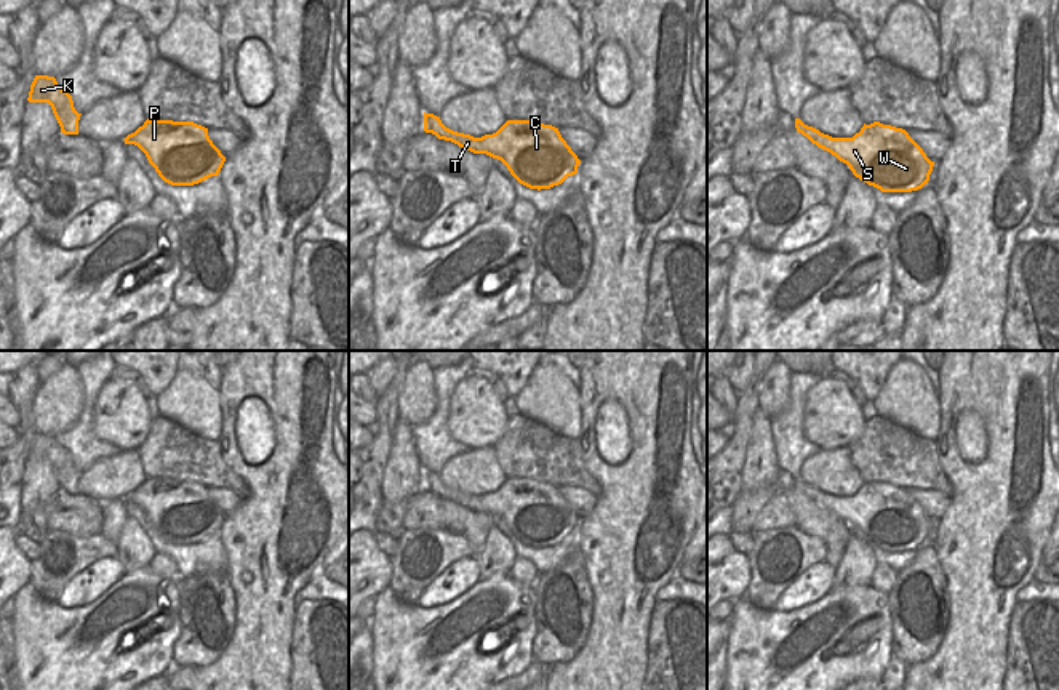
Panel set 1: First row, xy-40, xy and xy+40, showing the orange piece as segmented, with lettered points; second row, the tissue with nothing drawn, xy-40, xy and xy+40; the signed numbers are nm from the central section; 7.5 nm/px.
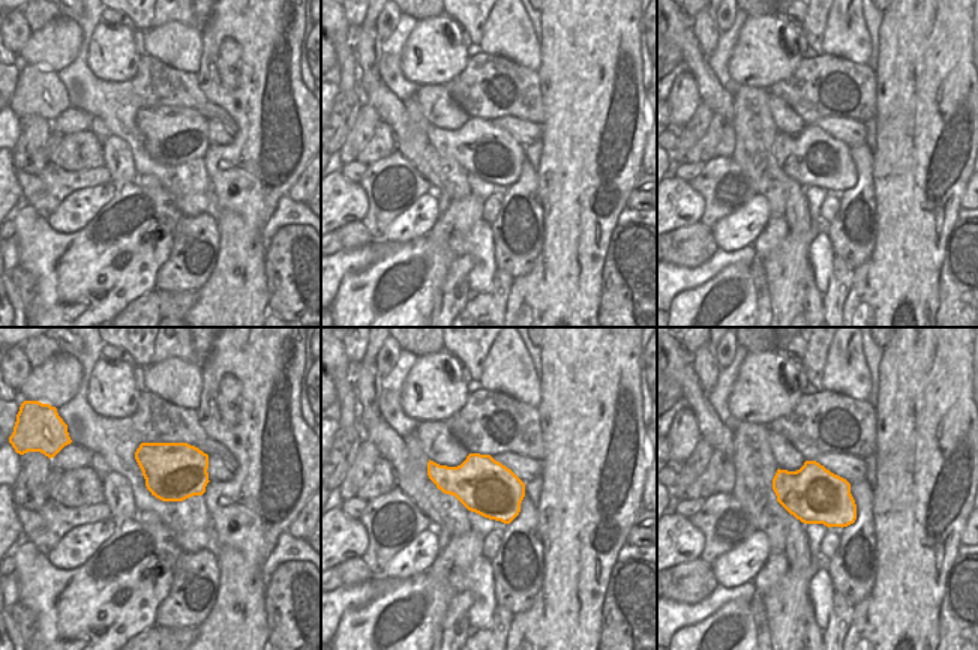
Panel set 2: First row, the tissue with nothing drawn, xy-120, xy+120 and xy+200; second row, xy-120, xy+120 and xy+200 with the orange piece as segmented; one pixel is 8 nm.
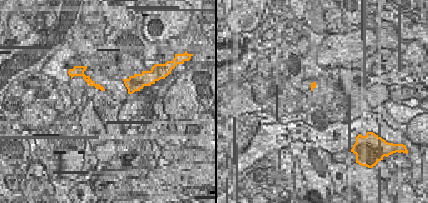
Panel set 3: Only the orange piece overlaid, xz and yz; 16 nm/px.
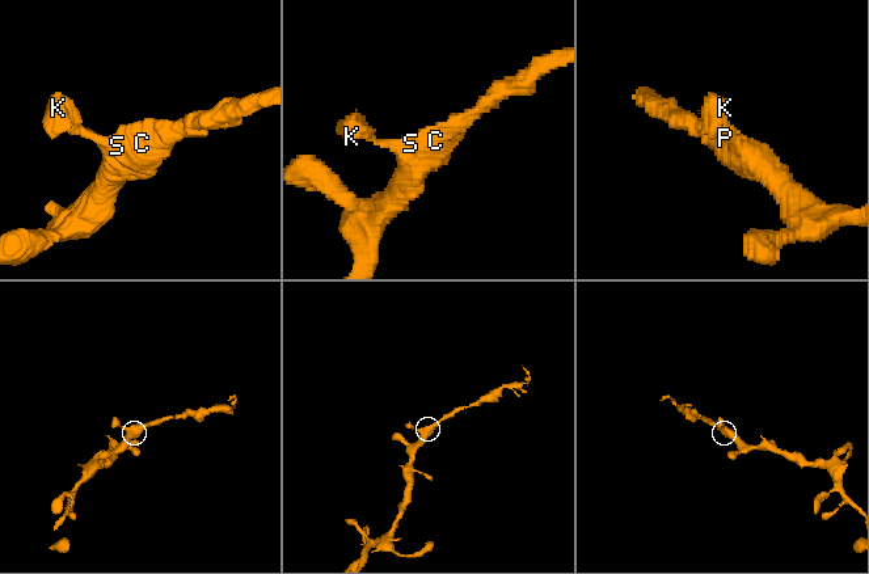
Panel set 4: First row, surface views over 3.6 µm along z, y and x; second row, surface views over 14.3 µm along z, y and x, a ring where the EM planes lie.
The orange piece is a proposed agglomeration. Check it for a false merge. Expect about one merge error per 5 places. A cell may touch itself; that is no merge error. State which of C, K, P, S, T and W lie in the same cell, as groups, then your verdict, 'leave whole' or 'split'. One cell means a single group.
groups C K P S T W; leave whole

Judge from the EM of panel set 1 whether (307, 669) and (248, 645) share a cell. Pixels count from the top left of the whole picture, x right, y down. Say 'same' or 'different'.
different

